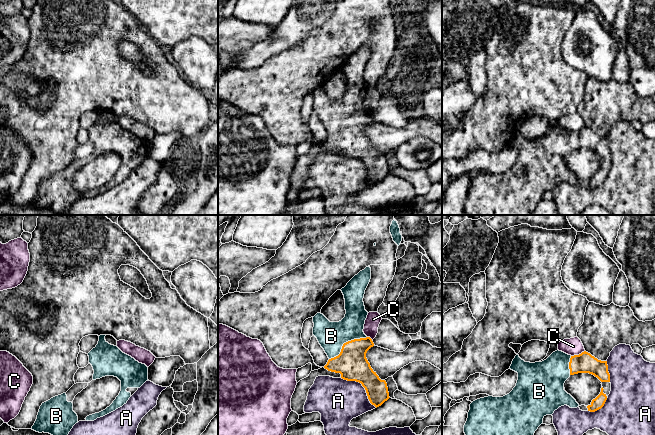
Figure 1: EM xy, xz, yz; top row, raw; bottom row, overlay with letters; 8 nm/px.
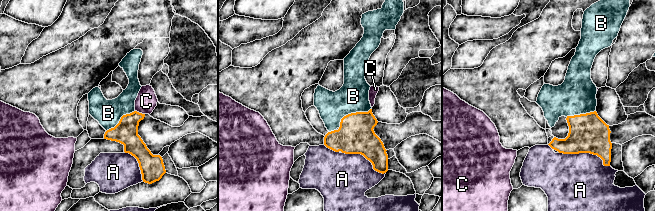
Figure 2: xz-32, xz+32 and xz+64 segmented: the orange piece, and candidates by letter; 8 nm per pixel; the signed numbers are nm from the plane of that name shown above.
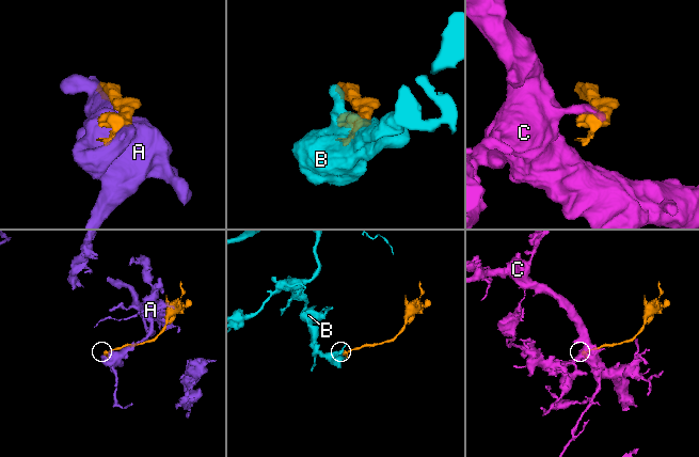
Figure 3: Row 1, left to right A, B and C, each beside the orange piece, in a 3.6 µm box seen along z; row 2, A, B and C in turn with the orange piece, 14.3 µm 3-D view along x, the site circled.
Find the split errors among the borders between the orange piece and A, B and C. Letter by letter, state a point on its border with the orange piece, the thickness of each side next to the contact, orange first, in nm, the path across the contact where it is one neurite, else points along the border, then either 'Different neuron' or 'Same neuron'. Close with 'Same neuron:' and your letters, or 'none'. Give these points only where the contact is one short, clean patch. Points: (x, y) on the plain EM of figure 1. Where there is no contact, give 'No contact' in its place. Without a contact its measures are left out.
A: Touches orange at xz (362, 161). Thickness 240 nm (orange) against 360 nm. Different neuron
B: Touches orange at xz (346, 118). Thickness 240 nm (orange) against 220 nm. Same neuron
C: Touches orange at yz (577, 131). Thickness 160 nm (orange) against 140 nm. Boundary: yz (584, 126), (571, 132). Different neuron
Same neuron: B

